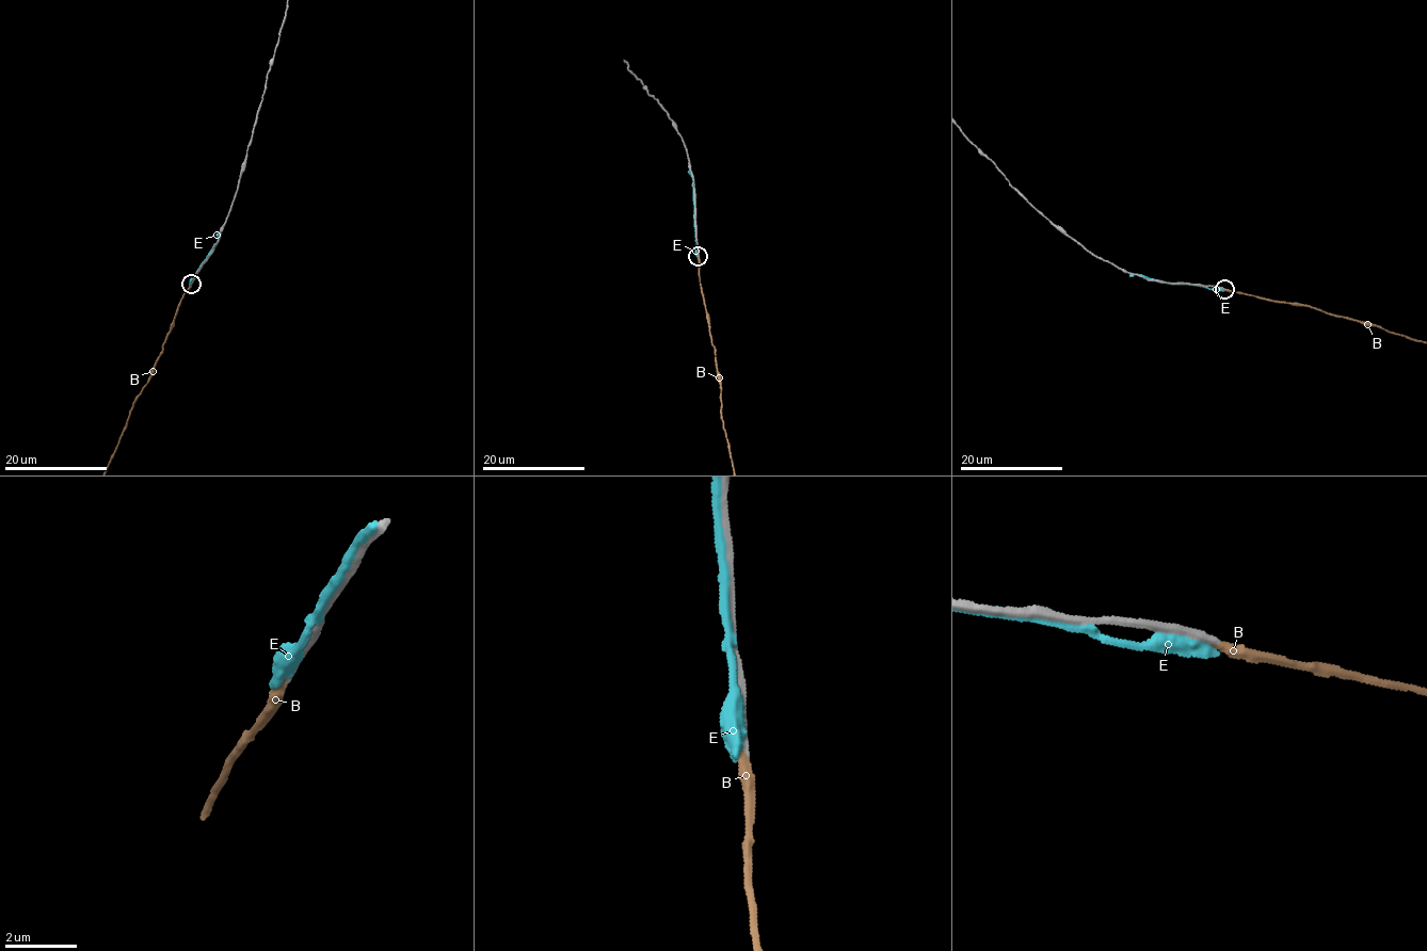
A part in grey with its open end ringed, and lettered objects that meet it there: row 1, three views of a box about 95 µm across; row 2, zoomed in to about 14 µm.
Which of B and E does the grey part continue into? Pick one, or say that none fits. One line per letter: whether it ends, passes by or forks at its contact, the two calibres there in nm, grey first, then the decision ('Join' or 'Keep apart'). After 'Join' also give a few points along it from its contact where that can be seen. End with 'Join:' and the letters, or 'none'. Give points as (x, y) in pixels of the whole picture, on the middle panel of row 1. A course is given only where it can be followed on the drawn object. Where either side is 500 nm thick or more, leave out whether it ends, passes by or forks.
B: It ends there. Thickness 220 nm (grey) against 260 nm. Join
E: Thickness 320 nm (grey) against 650 nm. Keep apart
Join: B

